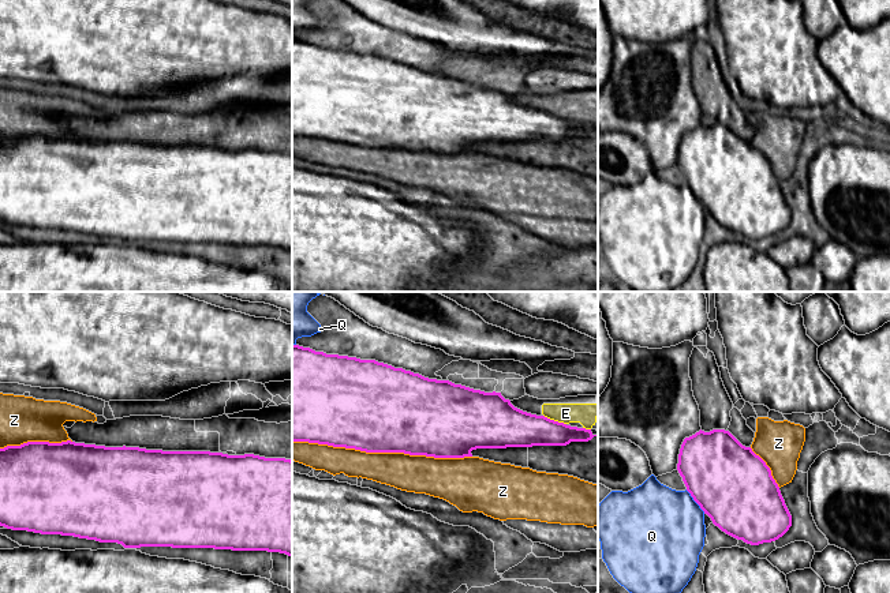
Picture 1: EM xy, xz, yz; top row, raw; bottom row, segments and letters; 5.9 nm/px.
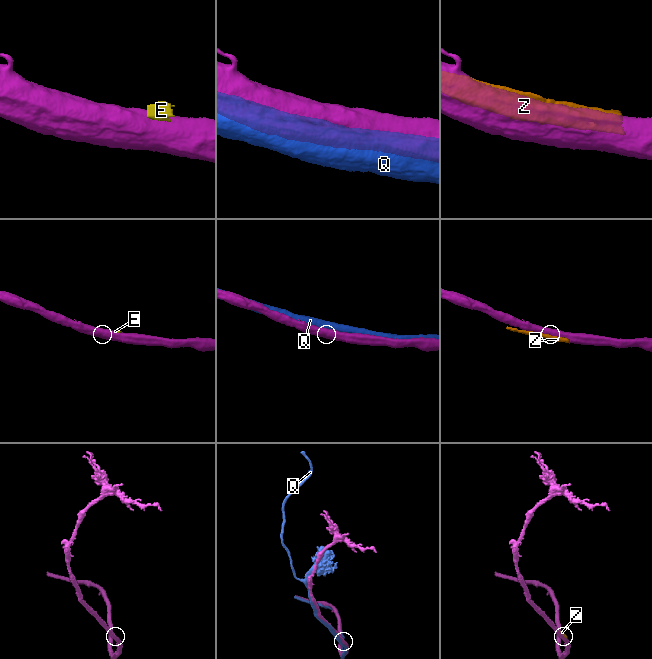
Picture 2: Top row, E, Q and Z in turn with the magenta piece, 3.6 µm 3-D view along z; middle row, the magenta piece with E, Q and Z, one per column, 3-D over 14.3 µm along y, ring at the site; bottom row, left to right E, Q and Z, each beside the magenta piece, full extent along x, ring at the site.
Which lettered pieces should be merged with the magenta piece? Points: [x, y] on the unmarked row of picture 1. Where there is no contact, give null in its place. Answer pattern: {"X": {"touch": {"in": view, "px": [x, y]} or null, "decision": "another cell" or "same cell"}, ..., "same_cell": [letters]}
{"E": {"touch": {"in": "xz", "px": [553, 115]}, "decision": "another cell"}, "Q": {"touch": {"in": "yz", "px": [695, 195]}, "decision": "another cell"}, "Z": {"touch": {"in": "xz", "px": [382, 146]}, "decision": "another cell"}, "same_cell": []}

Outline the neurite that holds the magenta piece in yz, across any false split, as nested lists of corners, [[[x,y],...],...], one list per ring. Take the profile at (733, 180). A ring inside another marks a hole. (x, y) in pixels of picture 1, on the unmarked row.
[[[729,125],[685,132],[677,165],[713,218],[751,240],[771,237],[792,221],[792,210],[770,162]]]

